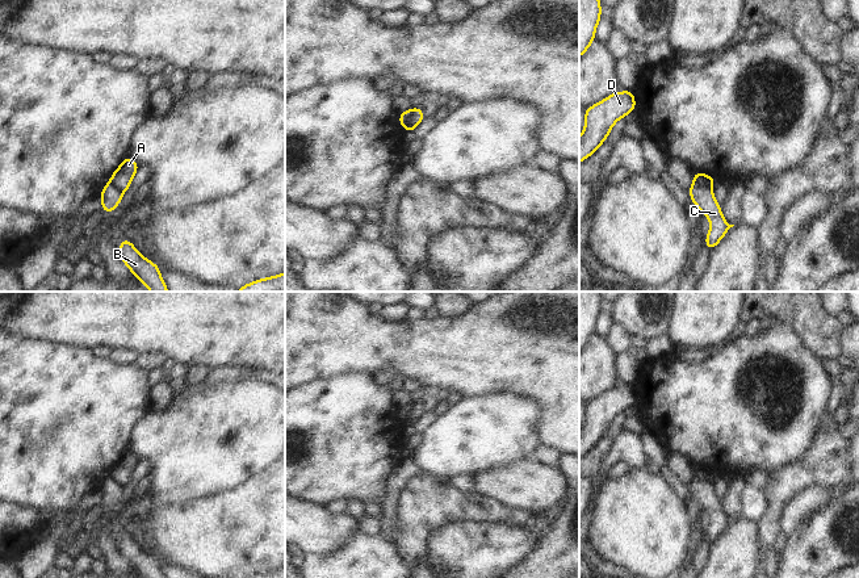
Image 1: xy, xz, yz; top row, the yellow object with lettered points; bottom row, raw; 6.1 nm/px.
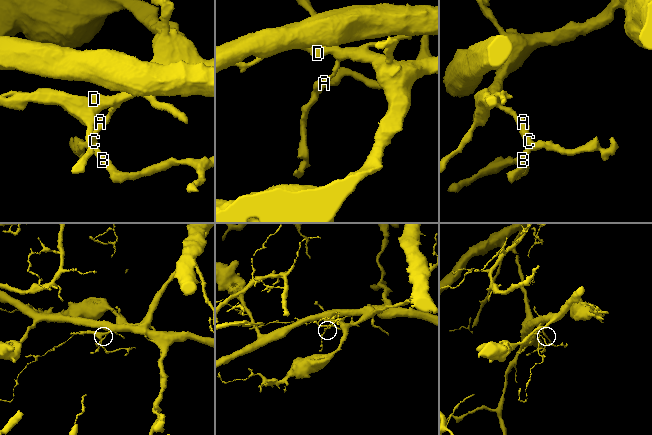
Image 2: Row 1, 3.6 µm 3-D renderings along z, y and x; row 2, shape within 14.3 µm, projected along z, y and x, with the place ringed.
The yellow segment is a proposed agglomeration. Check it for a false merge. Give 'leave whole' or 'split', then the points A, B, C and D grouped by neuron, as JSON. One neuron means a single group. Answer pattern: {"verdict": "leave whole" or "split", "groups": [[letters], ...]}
{"verdict": "split", "groups": [["A", "D"], ["B", "C"]]}

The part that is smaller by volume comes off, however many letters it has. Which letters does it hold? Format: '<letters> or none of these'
B, C

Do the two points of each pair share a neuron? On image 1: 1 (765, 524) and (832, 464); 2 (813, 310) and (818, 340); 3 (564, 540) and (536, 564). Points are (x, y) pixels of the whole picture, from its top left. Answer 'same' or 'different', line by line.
1: same
2: same
3: same

